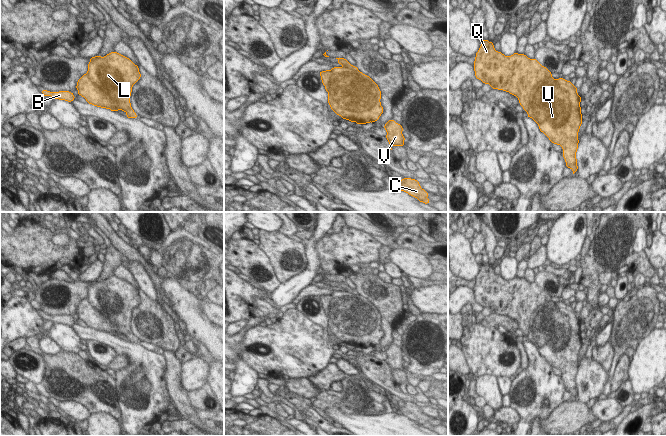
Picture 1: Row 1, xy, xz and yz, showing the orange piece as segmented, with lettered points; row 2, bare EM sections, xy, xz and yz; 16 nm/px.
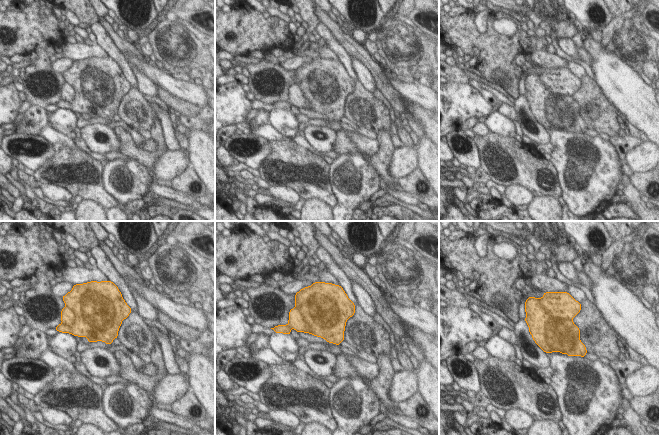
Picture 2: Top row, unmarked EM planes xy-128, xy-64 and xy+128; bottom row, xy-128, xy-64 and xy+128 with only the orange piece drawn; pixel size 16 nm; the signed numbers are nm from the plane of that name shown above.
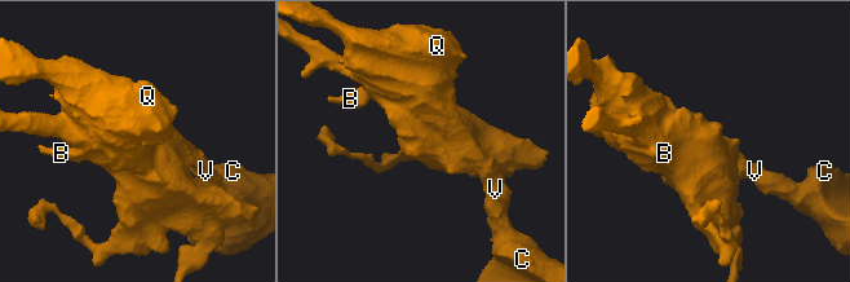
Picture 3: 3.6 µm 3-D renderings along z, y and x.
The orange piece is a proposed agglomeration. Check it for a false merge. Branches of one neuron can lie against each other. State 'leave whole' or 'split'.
split

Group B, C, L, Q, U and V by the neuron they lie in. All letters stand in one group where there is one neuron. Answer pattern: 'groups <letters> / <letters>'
groups B C L Q V / U

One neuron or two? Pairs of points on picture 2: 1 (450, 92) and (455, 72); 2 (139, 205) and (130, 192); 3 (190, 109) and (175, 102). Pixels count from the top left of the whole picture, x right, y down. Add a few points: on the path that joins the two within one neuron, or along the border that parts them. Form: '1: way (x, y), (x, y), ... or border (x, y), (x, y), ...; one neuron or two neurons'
1: border (449, 81), (465, 82), (468, 84); two neurons
2: border (141, 198), (130, 200), (124, 208); two neurons
3: way (186, 108), (179, 106); one neuron

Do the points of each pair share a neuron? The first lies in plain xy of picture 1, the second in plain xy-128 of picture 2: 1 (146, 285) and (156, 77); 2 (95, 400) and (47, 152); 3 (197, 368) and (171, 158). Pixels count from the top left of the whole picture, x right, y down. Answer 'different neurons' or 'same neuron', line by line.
1: different neurons
2: different neurons
3: same neuron

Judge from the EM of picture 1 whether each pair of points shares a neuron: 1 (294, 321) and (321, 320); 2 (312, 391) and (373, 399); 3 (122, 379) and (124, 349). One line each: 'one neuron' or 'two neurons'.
1: two neurons
2: two neurons
3: one neuron

